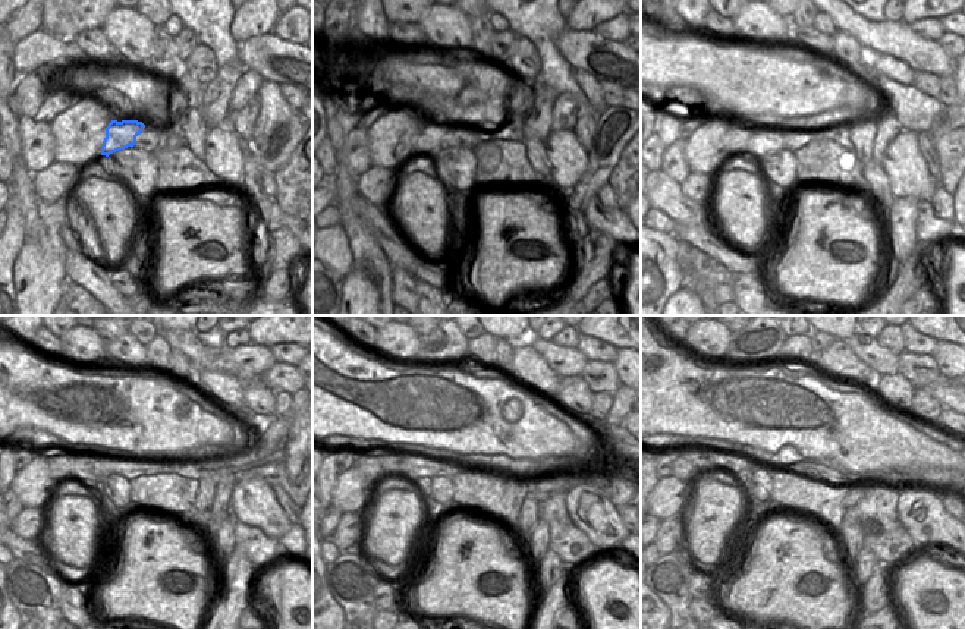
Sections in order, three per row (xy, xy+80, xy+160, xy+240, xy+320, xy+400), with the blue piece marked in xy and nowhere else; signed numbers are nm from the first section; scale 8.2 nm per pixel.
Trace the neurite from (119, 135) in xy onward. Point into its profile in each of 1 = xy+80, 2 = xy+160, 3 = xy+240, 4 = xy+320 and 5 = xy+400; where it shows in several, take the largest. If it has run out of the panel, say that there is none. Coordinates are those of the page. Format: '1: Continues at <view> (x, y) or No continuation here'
1: Continues at xy+80 (428, 141)
2: Continues at xy+160 (735, 140)
3: Continues at xy+240 (60, 464)
4: Continues at xy+320 (370, 468)
5: Continues at xy+400 (684, 469).

